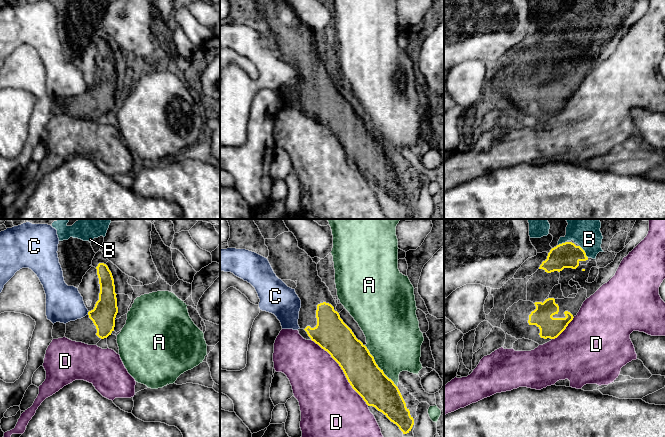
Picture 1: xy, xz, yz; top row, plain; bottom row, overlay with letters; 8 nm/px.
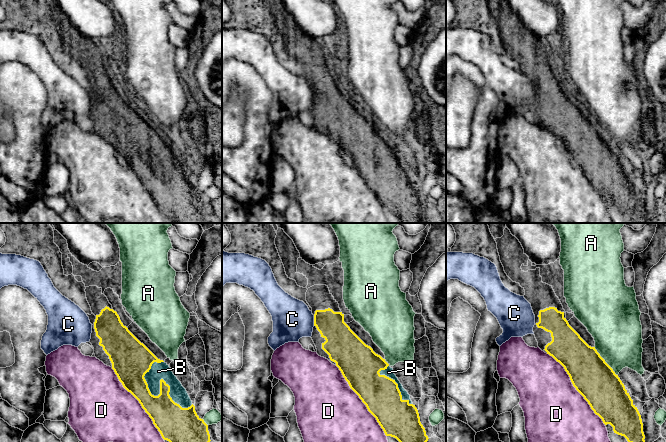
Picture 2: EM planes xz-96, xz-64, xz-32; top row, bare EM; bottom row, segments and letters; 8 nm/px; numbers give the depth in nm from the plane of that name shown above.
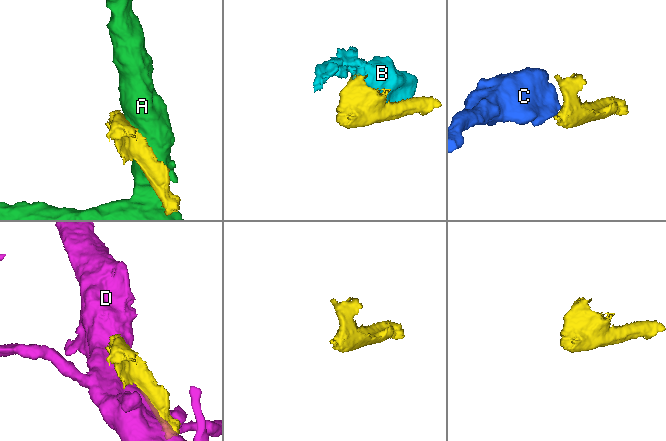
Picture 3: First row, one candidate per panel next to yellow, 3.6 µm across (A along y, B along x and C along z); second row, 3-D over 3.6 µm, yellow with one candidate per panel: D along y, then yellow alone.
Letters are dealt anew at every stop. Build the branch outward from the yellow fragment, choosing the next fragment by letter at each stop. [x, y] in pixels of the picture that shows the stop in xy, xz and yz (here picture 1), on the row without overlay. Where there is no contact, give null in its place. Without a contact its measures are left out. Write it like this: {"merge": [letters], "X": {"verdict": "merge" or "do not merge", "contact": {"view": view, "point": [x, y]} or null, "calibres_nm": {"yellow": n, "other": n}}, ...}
{"merge": ["B"], "A": {"verdict": "do not merge", "contact": {"view": "xz", "point": [377, 142]}, "calibres_nm": {"yellow": 280, "other": 440}}, "B": {"verdict": "merge", "contact": {"view": "yz", "point": [584, 27]}, "calibres_nm": {"yellow": 200, "other": 200}}, "C": {"verdict": "do not merge", "contact": {"view": "xy", "point": [88, 88]}, "calibres_nm": {"yellow": 200, "other": 300}}, "D": {"verdict": "do not merge", "contact": {"view": "xz", "point": [343, 147]}, "calibres_nm": {"yellow": 280, "other": 440}}}

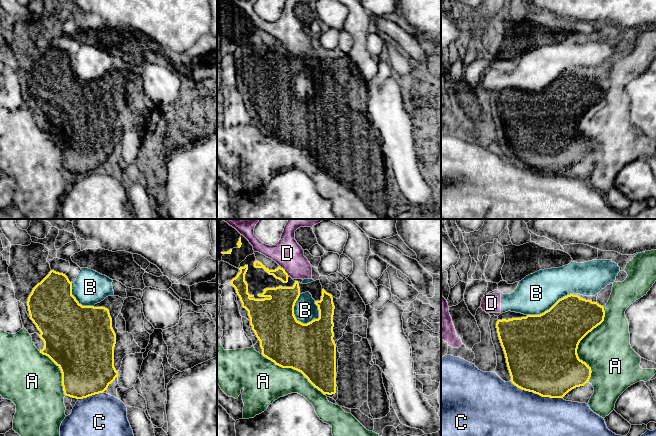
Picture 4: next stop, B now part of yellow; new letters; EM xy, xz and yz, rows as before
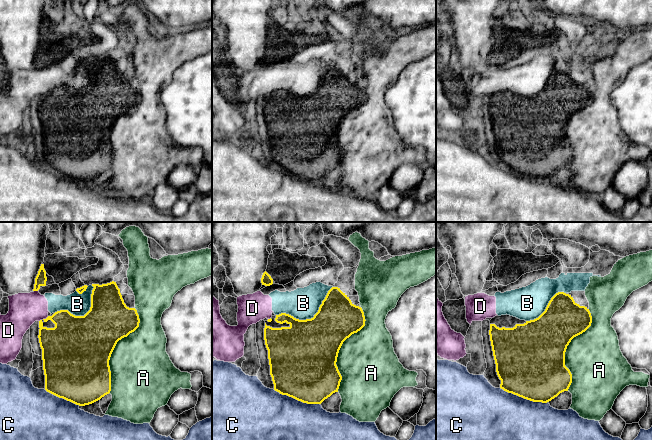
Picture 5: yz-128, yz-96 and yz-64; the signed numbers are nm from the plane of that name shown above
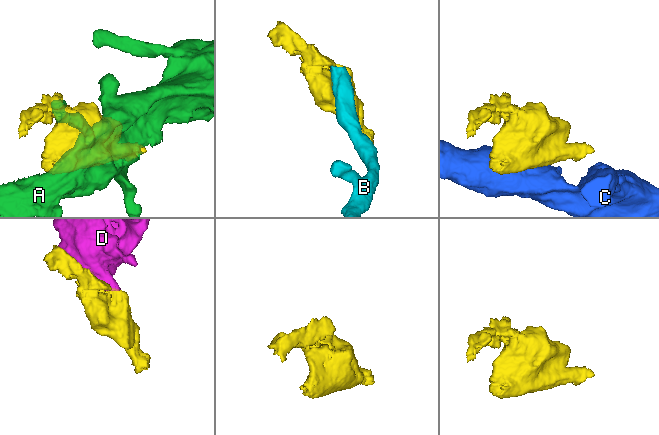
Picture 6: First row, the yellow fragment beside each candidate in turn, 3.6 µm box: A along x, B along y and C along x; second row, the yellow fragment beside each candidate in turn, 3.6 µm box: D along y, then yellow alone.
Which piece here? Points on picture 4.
{"merge": [], "A": {"verdict": "do not merge", "contact": {"view": "yz", "point": [578, 120]}, "calibres_nm": {"yellow": 480, "other": 380}}, "B": {"verdict": "do not merge", "contact": {"view": "xz", "point": [295, 93]}, "calibres_nm": {"yellow": 380, "other": 190}}, "C": {"verdict": "do not merge", "contact": {"view": "yz", "point": [538, 170]}, "calibres_nm": {"yellow": 500, "other": 500}}, "D": {"verdict": "do not merge", "contact": {"view": "xz", "point": [284, 47]}, "calibres_nm": {"yellow": 90, "other": 240}}}

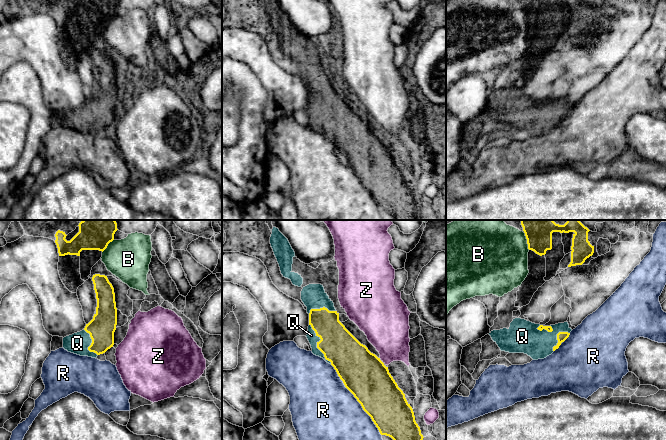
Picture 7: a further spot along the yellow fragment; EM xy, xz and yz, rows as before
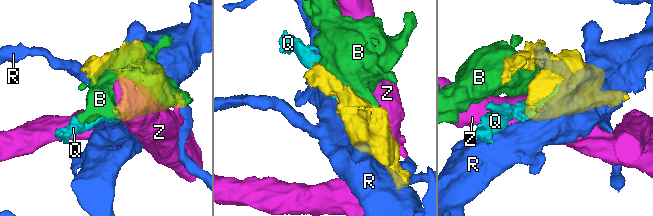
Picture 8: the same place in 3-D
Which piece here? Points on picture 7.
{"merge": ["Q"], "B": {"verdict": "do not merge", "contact": {"view": "yz", "point": [527, 17]}, "calibres_nm": {"yellow": 200, "other": 460}}, "Q": {"verdict": "merge", "contact": {"view": "xz", "point": [317, 120]}, "calibres_nm": {"yellow": 280, "other": 80}}, "R": {"verdict": "do not merge", "contact": {"view": "xz", "point": [357, 176]}, "calibres_nm": {"yellow": 360, "other": 480}}, "Z": {"verdict": "do not merge", "contact": {"view": "xz", "point": [382, 138]}, "calibres_nm": {"yellow": 360, "other": 320}}}

